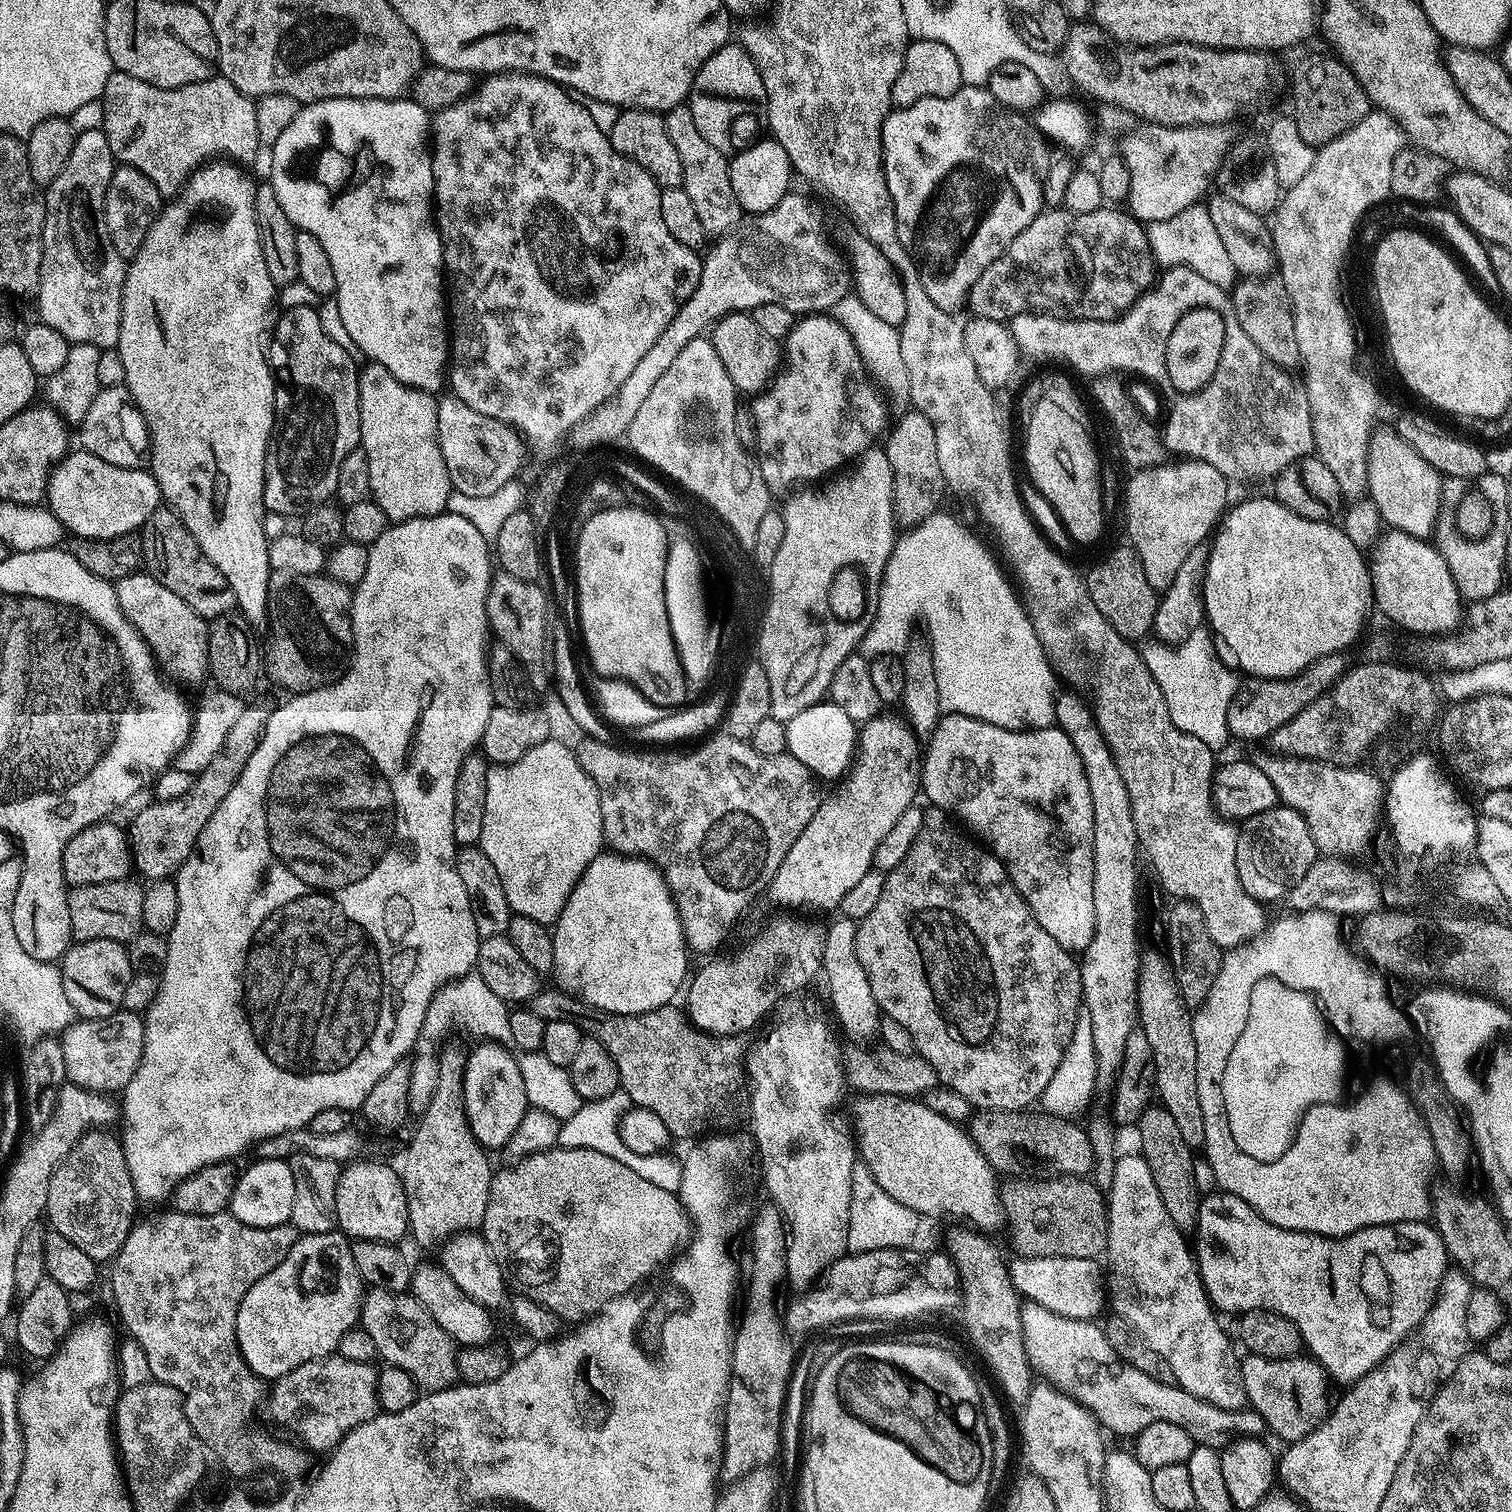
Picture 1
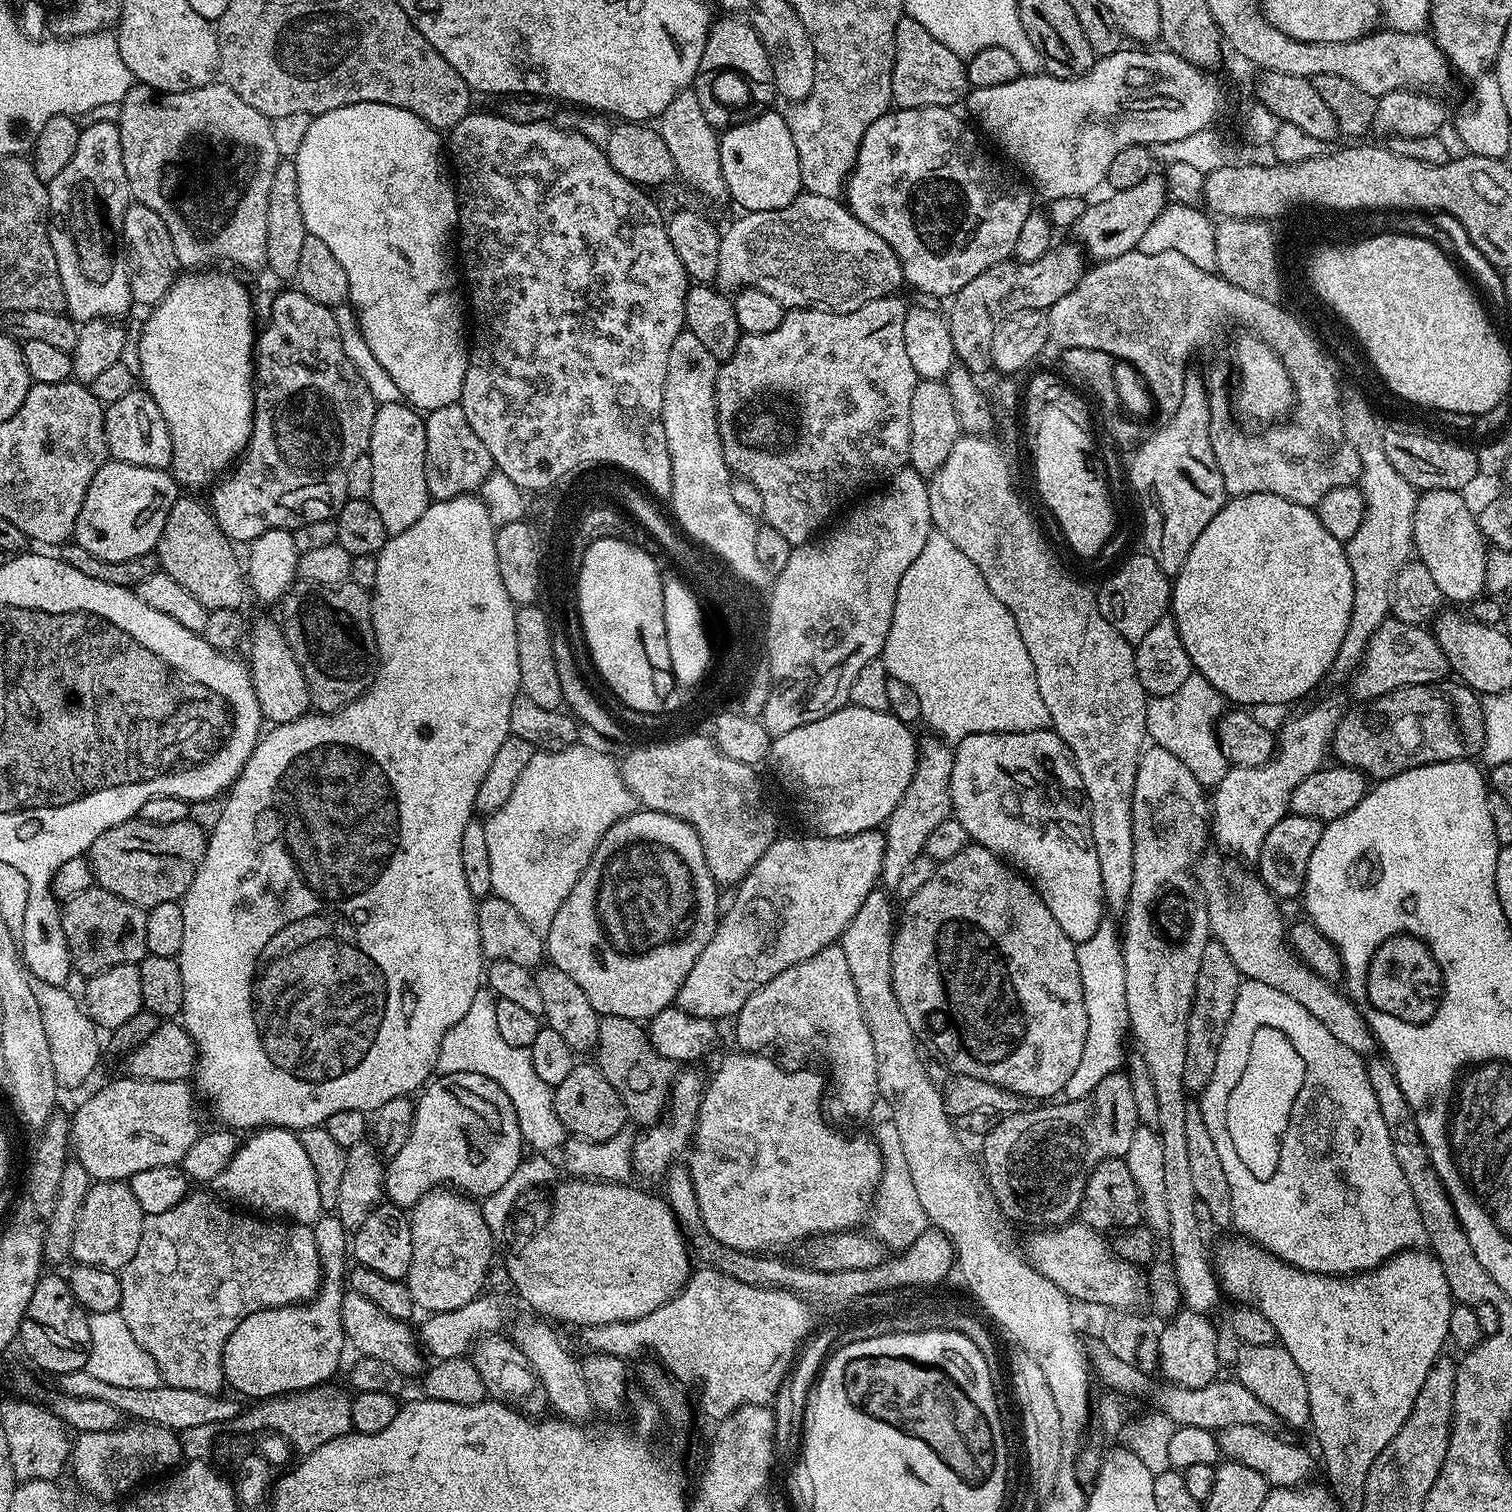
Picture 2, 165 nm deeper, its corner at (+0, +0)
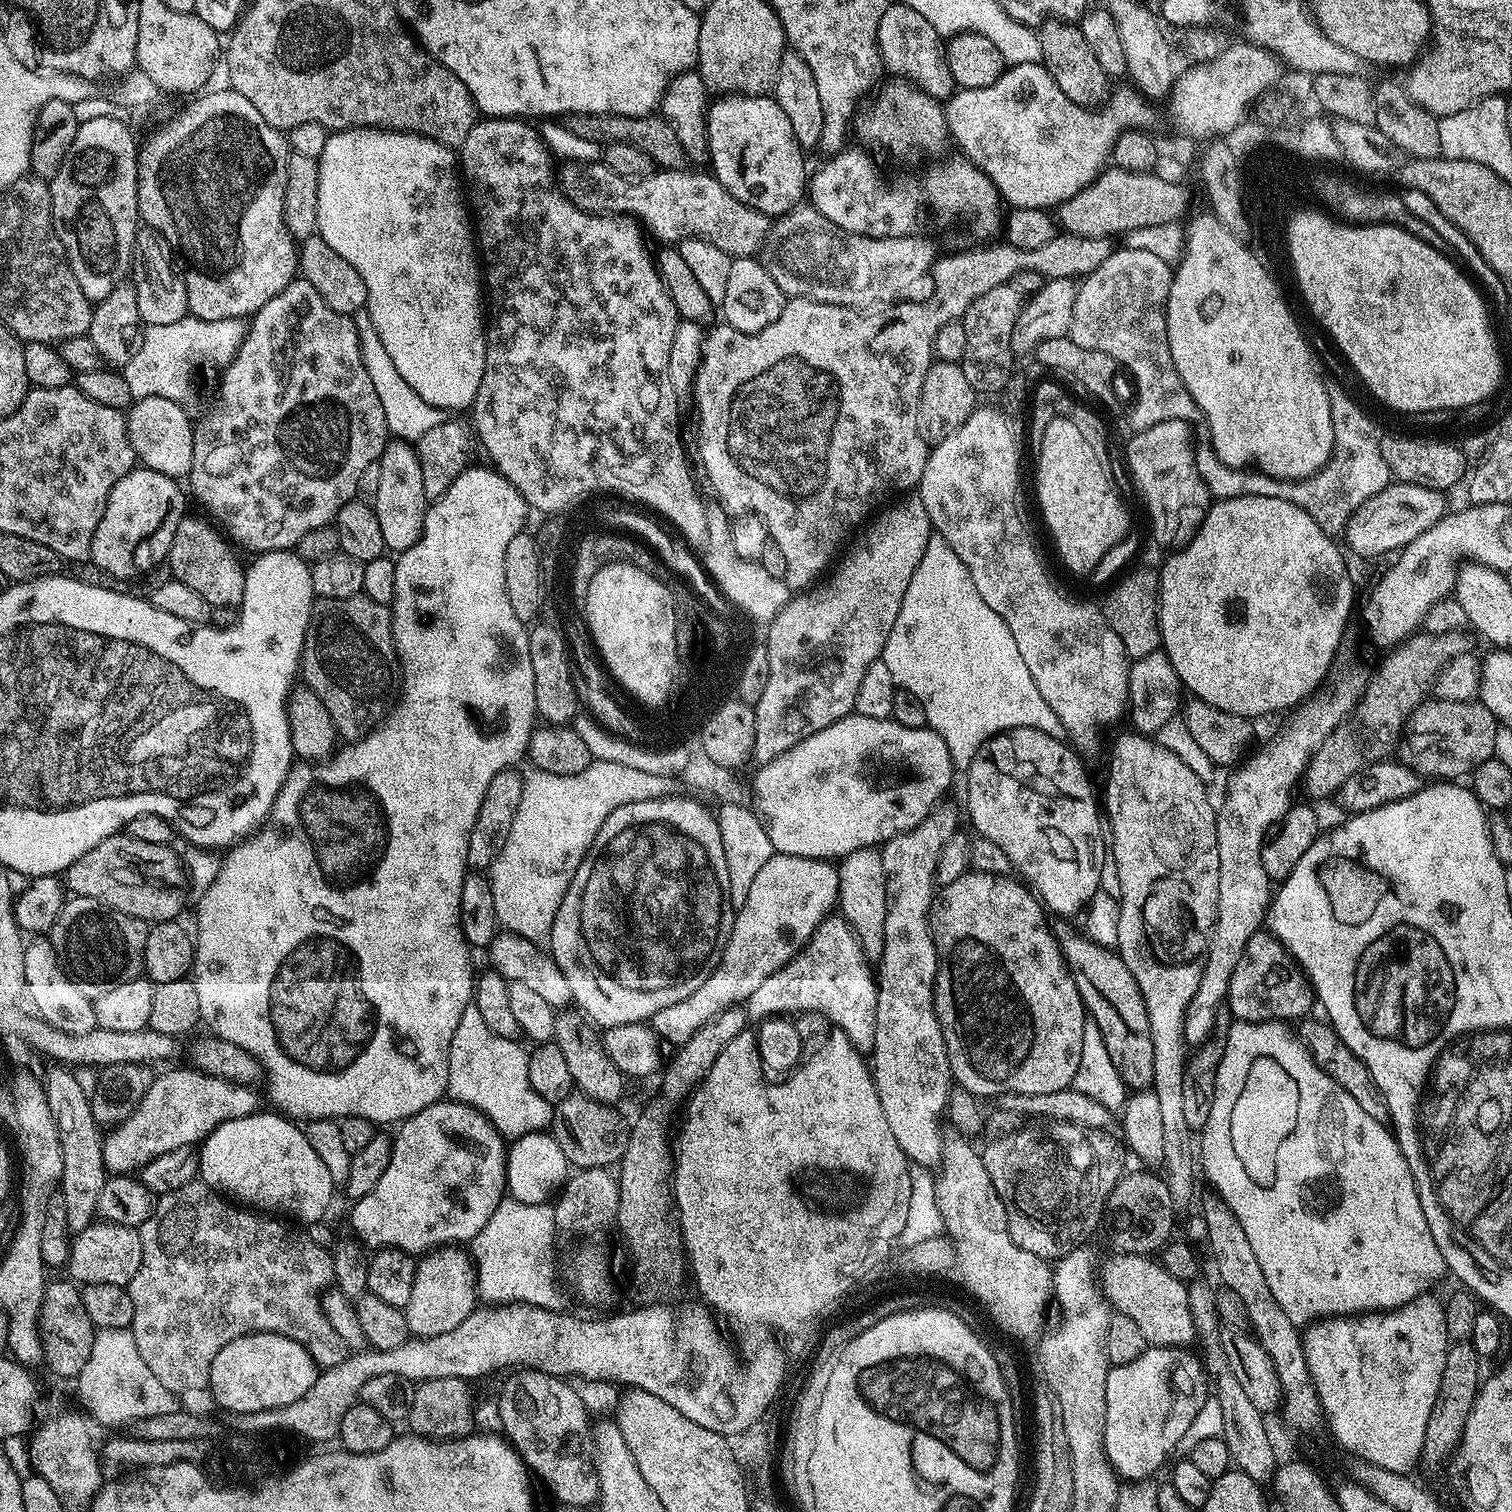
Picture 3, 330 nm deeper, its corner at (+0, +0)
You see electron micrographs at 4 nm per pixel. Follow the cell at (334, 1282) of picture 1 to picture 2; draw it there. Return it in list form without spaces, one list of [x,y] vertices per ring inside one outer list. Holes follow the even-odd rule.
[[[335,1214],[321,1215],[314,1231],[321,1275],[316,1295],[310,1302],[289,1302],[281,1308],[258,1310],[242,1318],[226,1338],[222,1350],[224,1382],[233,1388],[233,1393],[241,1392],[236,1393],[241,1397],[253,1396],[251,1399],[259,1402],[303,1388],[319,1388],[329,1383],[340,1368],[340,1355],[344,1348],[346,1352],[342,1298],[350,1271],[350,1232]]]

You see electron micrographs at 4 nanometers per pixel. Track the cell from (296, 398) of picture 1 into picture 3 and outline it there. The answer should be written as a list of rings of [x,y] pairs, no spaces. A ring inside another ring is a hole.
[[[302,278],[289,282],[282,294],[274,294],[262,310],[258,310],[251,317],[247,325],[245,340],[237,354],[229,364],[219,373],[220,385],[216,388],[216,397],[212,405],[204,412],[201,420],[195,421],[194,434],[194,462],[190,462],[190,470],[186,477],[187,487],[197,500],[214,515],[218,516],[228,527],[228,532],[244,547],[250,548],[254,554],[261,552],[286,552],[295,549],[298,538],[302,538],[310,530],[327,528],[333,523],[346,502],[356,496],[358,477],[366,466],[377,463],[382,450],[390,439],[386,426],[386,414],[382,414],[382,402],[378,402],[378,393],[374,391],[374,382],[370,382],[370,374],[366,374],[366,366],[362,360],[360,338],[351,316],[344,316],[341,312],[330,310],[326,302],[322,302],[322,294],[310,286]]]

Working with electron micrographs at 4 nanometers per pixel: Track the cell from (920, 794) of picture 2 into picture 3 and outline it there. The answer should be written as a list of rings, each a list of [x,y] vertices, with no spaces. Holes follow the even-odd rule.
[[[937,807],[914,830],[890,838],[880,848],[882,870],[886,870],[886,926],[882,954],[878,957],[876,1029],[870,1053],[872,1081],[878,1090],[878,1102],[882,1102],[882,1111],[898,1146],[902,1146],[913,1165],[929,1170],[935,1169],[944,1158],[946,1135],[940,1129],[940,1119],[945,1119],[948,1100],[954,1089],[950,1058],[940,1017],[936,1014],[936,971],[940,969],[934,935],[934,901],[938,896],[936,871],[943,846],[958,830],[955,810],[944,807]]]

